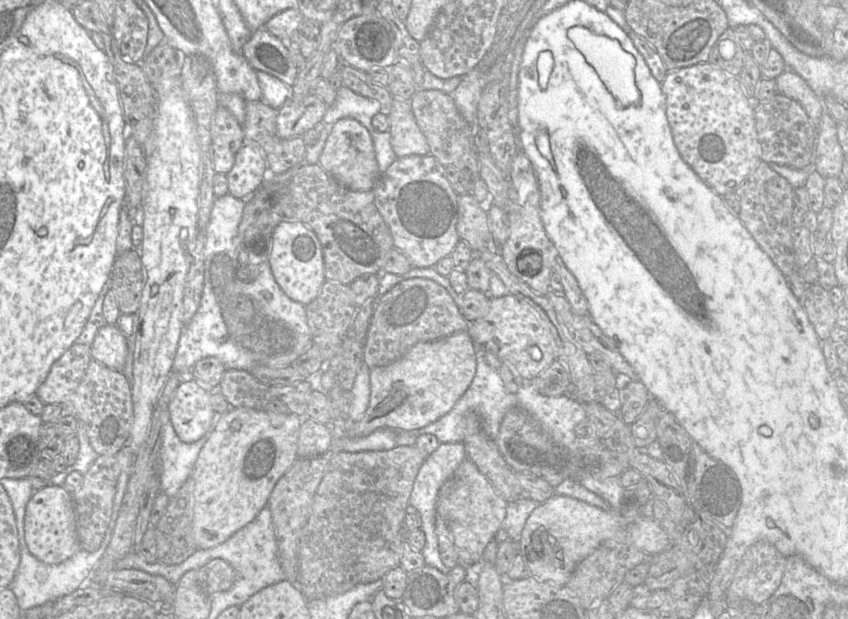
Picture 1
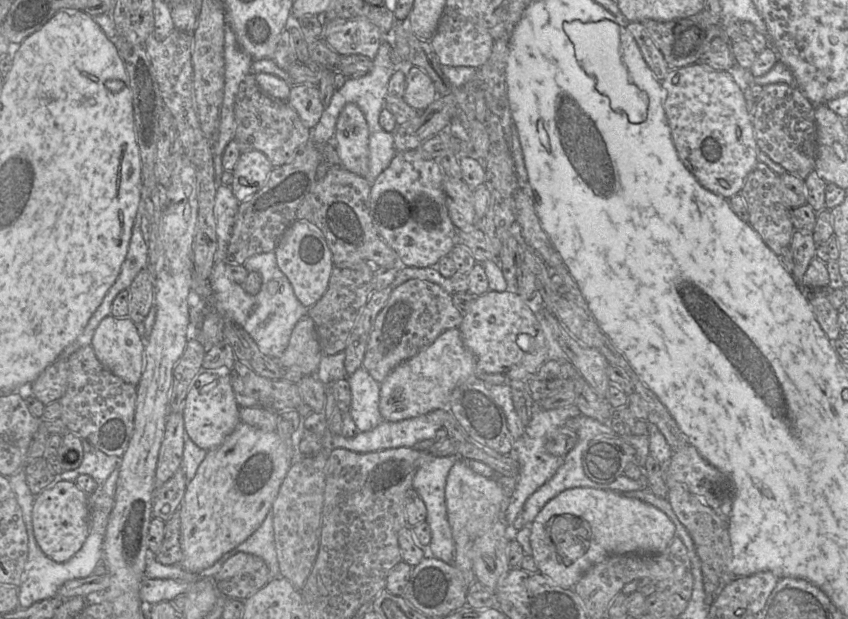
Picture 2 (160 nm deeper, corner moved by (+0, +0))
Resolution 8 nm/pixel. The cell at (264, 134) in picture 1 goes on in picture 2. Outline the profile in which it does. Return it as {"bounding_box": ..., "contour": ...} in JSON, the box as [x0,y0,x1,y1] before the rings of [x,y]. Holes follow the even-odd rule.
{"bounding_box":[234,73,310,168],"contour":[[[248,73],[239,85],[234,115],[236,122],[234,140],[240,152],[260,151],[268,158],[273,168],[290,162],[310,140],[310,130],[303,125],[297,112],[287,101],[267,95],[257,84],[254,74]]]}

